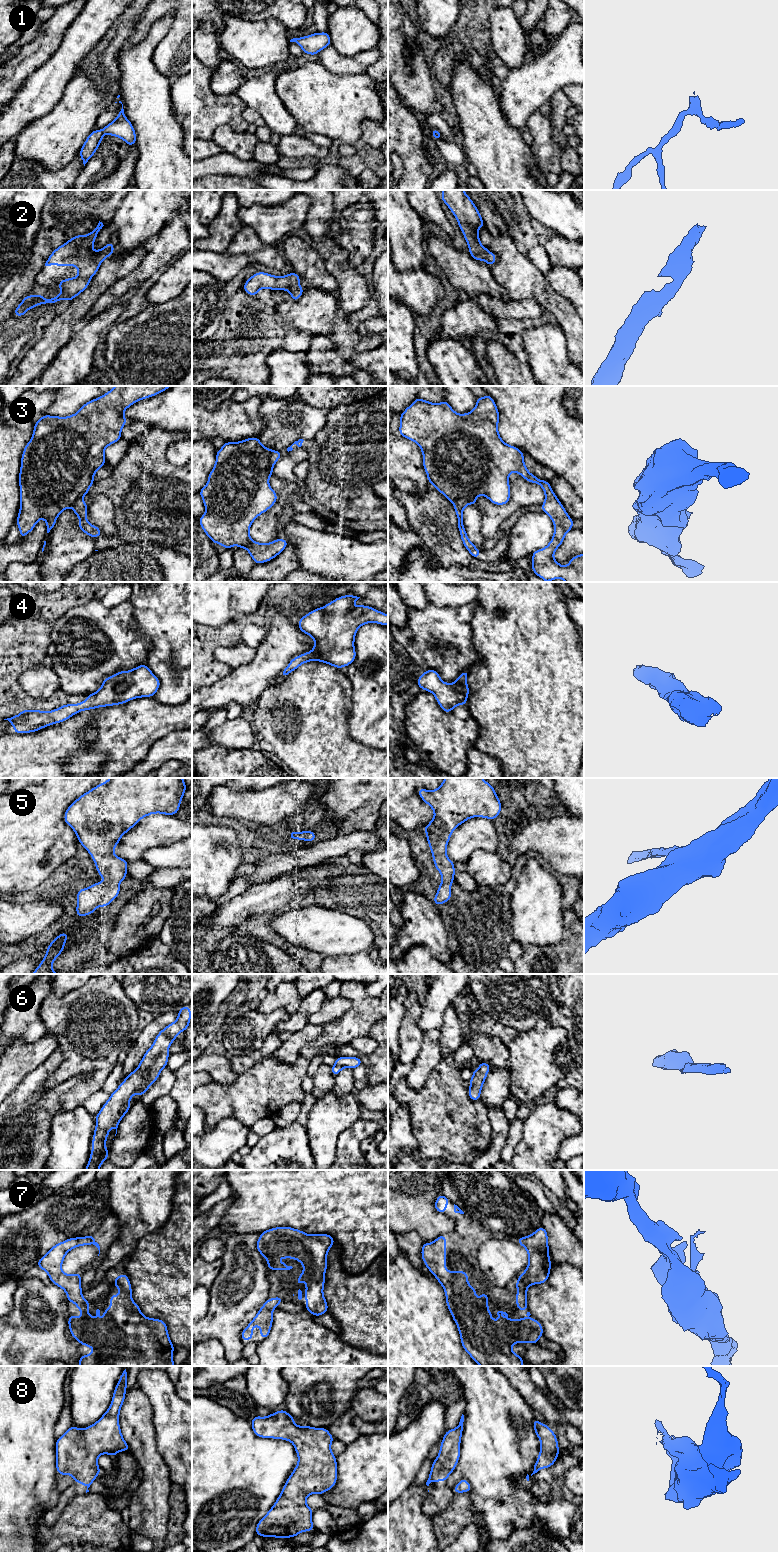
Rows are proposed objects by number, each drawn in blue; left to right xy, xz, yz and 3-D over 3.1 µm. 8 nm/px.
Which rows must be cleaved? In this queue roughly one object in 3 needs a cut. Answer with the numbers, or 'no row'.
3

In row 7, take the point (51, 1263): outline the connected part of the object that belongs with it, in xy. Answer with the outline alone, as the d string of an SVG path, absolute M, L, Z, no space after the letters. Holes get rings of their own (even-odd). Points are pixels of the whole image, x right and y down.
M94 1235L69 1238L54 1245L36 1265L48 1274L53 1284L66 1292L68 1302L73 1302L81 1311L79 1319L74 1314L68 1318L69 1330L81 1345L93 1347L94 1350L89 1355L81 1355L79 1366L175 1366L173 1362L175 1346L169 1338L166 1323L161 1319L148 1318L142 1314L140 1307L132 1299L131 1282L126 1274L114 1279L114 1286L119 1289L120 1294L110 1295L110 1308L104 1310L104 1323L100 1322L99 1309L96 1310L96 1318L92 1319L88 1313L89 1301L81 1296L81 1273L65 1274L61 1268L70 1250L89 1244L95 1245L100 1254L100 1246L95 1241Z

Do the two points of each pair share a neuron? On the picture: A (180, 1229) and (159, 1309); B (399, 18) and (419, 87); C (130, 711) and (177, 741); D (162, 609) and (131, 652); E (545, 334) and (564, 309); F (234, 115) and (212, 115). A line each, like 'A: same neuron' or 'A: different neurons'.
A: same neuron
B: same neuron
C: different neurons
D: different neurons
E: different neurons
F: same neuron

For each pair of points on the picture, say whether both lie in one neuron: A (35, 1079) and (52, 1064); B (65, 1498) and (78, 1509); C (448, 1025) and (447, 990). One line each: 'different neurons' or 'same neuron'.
A: same neuron
B: different neurons
C: different neurons

